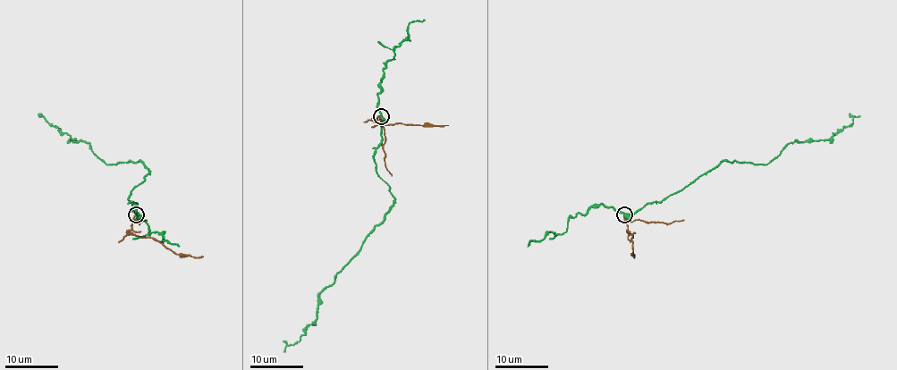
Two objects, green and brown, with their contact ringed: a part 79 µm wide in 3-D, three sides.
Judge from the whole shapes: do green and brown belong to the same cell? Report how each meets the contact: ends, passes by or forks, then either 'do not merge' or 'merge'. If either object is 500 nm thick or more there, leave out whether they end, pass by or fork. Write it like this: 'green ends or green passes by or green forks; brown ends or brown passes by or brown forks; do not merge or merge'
green passes by; brown passes by; do not merge

